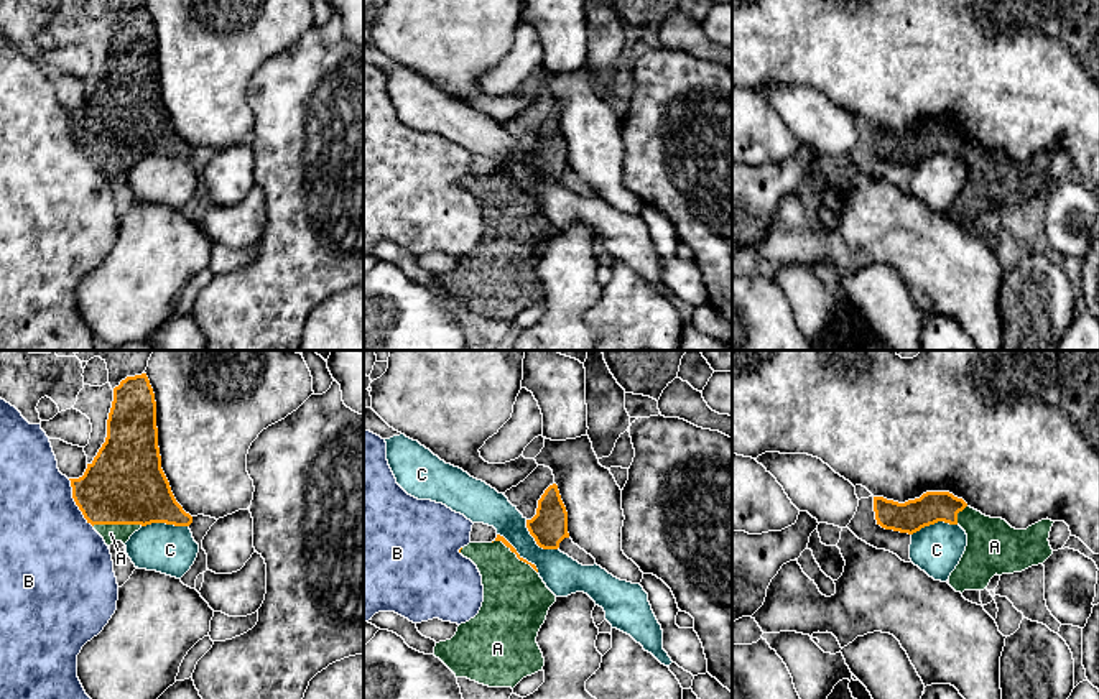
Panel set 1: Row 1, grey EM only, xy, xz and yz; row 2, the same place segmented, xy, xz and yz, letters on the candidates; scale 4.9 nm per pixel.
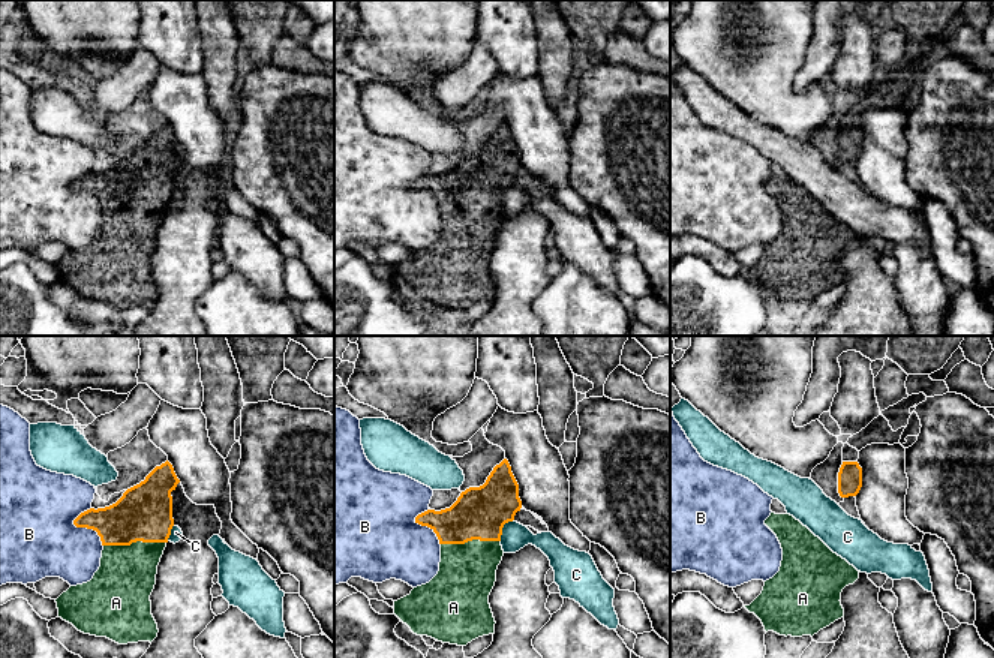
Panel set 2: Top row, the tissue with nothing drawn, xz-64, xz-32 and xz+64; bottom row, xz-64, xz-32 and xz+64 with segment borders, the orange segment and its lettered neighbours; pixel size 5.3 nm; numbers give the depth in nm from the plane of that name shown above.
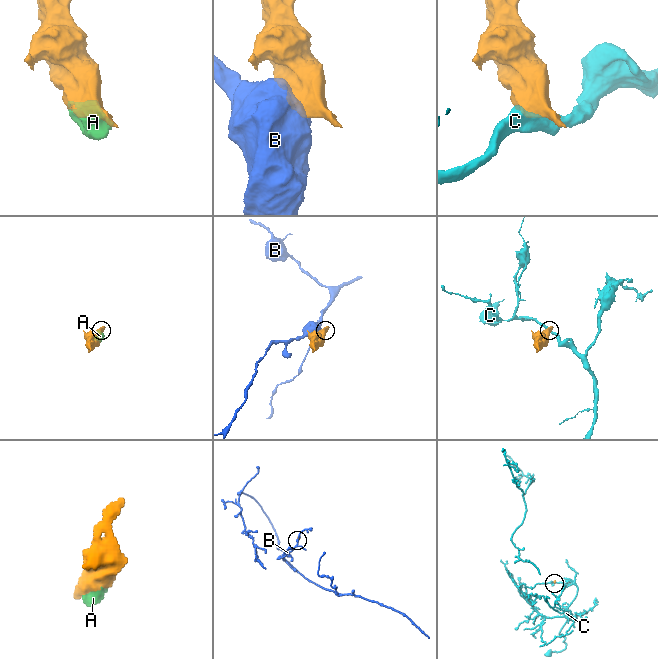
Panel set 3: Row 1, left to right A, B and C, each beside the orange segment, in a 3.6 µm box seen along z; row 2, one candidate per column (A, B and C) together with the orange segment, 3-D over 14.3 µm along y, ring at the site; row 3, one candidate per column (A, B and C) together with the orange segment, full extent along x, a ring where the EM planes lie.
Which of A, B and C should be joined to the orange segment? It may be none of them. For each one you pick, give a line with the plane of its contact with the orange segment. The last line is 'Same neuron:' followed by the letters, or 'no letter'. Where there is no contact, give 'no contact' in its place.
A: meets orange in xy
Same neuron: A

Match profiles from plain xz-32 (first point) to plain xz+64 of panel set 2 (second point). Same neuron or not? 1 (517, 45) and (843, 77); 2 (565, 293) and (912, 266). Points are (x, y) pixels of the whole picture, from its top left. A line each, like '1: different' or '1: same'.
1: same
2: same

